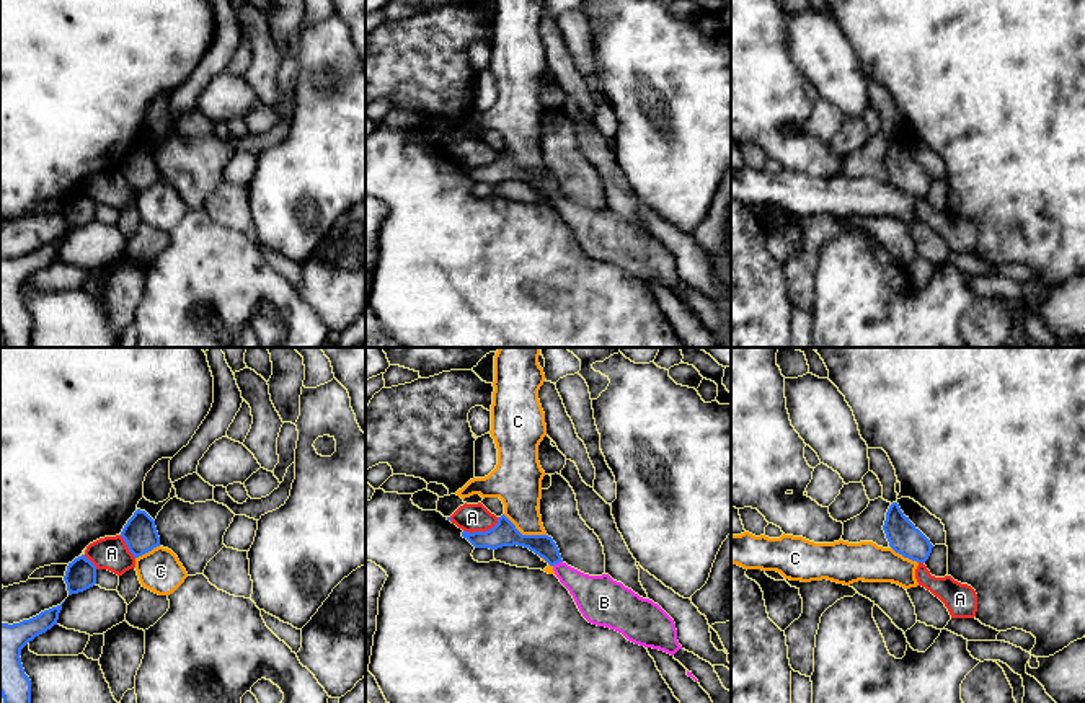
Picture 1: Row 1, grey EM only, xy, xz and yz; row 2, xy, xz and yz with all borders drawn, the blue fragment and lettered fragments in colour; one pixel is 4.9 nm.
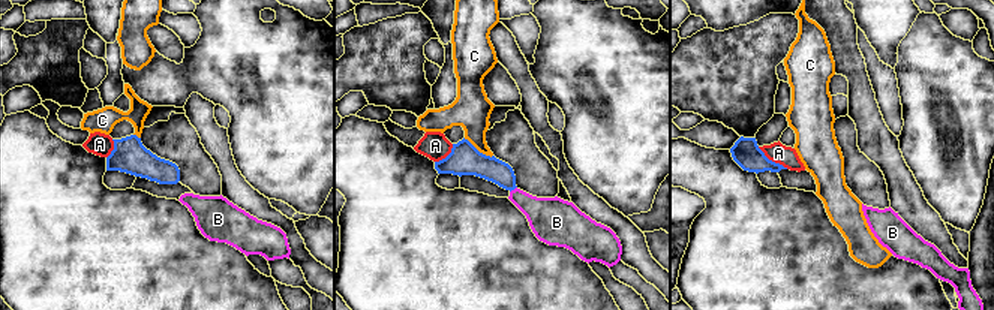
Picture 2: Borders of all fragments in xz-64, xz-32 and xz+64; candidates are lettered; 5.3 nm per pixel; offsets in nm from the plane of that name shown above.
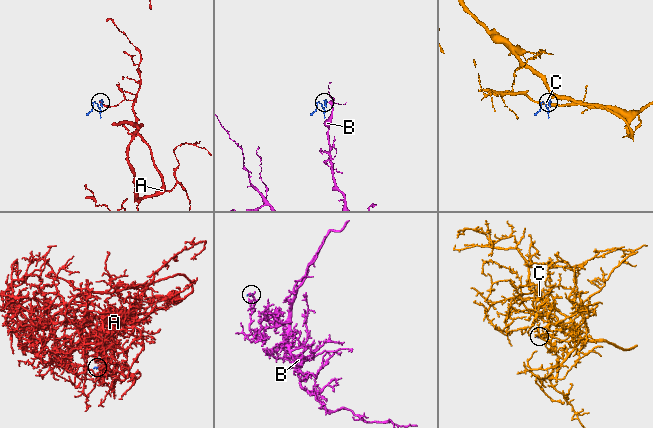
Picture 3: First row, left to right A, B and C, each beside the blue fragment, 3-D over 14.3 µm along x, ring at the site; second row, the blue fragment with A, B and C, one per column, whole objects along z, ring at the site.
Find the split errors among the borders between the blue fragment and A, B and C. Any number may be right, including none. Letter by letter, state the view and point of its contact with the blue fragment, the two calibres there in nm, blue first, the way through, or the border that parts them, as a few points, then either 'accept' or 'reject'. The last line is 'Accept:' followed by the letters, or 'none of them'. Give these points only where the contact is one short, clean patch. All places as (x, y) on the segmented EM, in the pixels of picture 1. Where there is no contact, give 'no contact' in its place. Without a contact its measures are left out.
A: meets blue in xz at (482, 532); 130 nm thick on the blue side, 140 nm on the other; border along xz (500, 517), (485, 530), (464, 530); reject
B: meets blue in xz at (557, 563); 110 nm thick on the blue side, 200 nm on the other; runs through xz (542, 545), (557, 563), (576, 583), (596, 596); accept
C: meets blue in xz at (524, 535); 130 nm thick on the blue side, 220 nm on the other; reject
Accept: B

